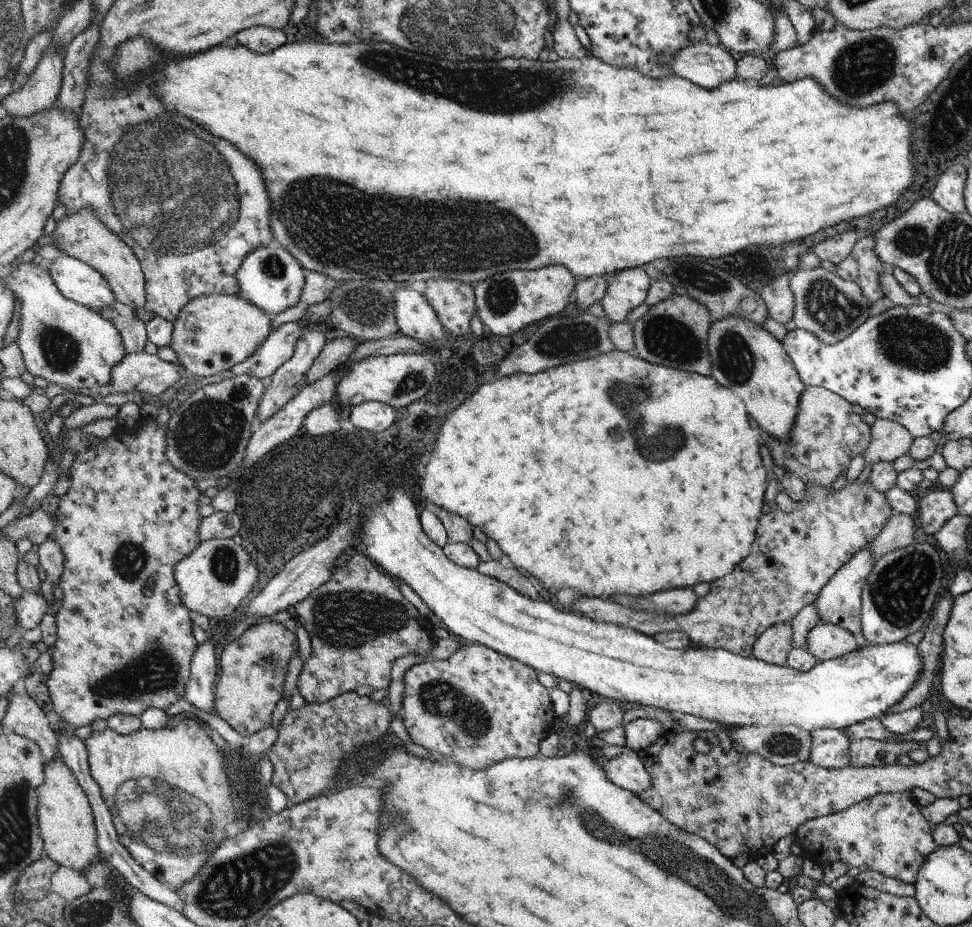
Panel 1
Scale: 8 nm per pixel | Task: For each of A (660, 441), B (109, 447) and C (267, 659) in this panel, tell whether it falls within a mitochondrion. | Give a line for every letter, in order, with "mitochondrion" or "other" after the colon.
A: mitochondrion
B: other
C: mitochondrion

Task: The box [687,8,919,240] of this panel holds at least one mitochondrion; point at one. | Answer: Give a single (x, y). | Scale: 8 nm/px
(860, 69)

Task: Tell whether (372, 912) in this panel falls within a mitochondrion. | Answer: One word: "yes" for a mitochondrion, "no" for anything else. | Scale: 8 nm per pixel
no

